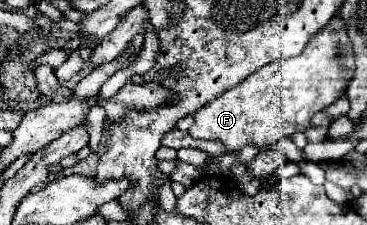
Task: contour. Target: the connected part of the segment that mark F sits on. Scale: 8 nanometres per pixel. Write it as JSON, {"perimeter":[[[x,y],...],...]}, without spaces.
{"perimeter":[[[335,16],[326,31],[320,31],[308,41],[304,53],[286,61],[268,63],[246,77],[240,85],[200,107],[194,113],[194,125],[188,133],[196,139],[220,141],[226,147],[226,153],[234,153],[246,145],[270,149],[282,137],[306,131],[314,113],[326,109],[346,89],[350,69],[342,69],[336,55],[350,55],[351,51],[345,24]]]}

